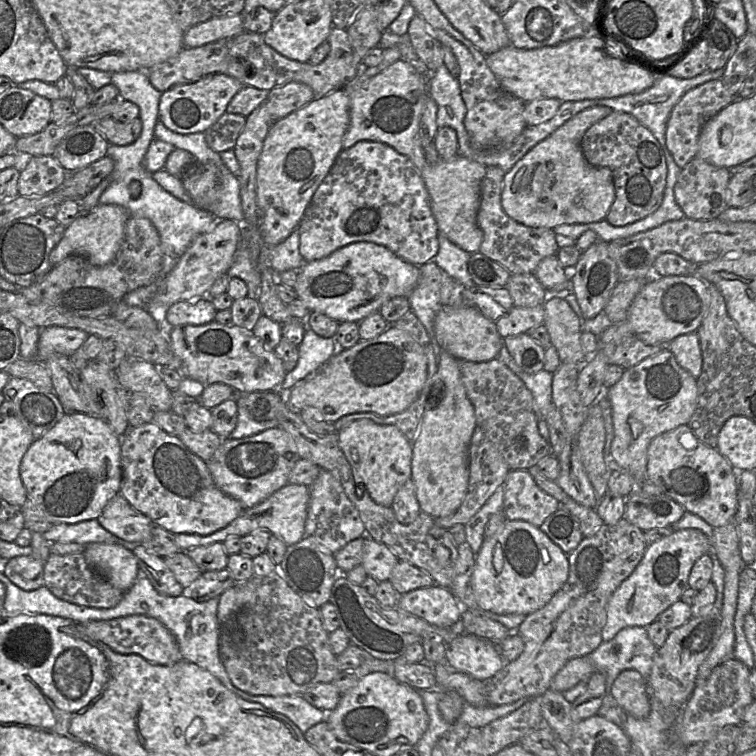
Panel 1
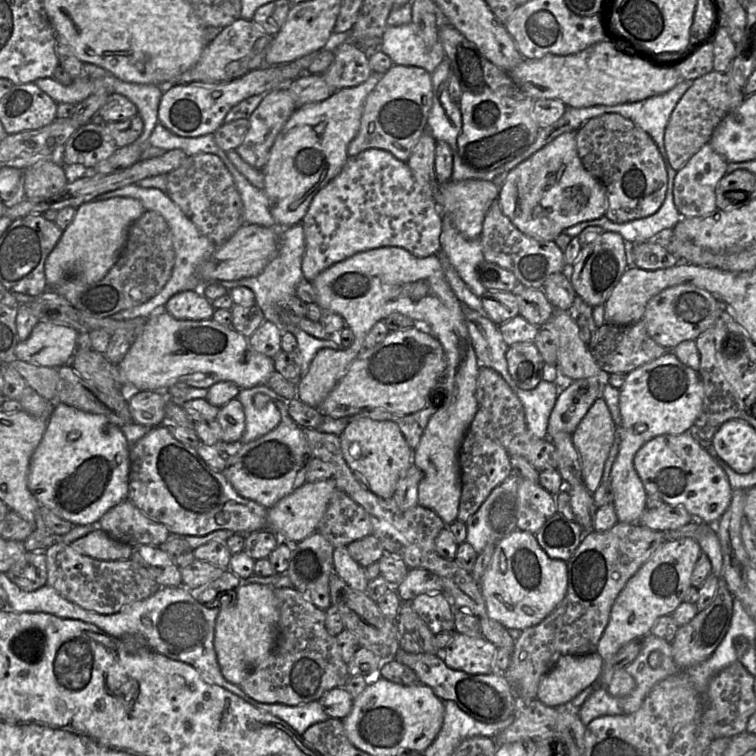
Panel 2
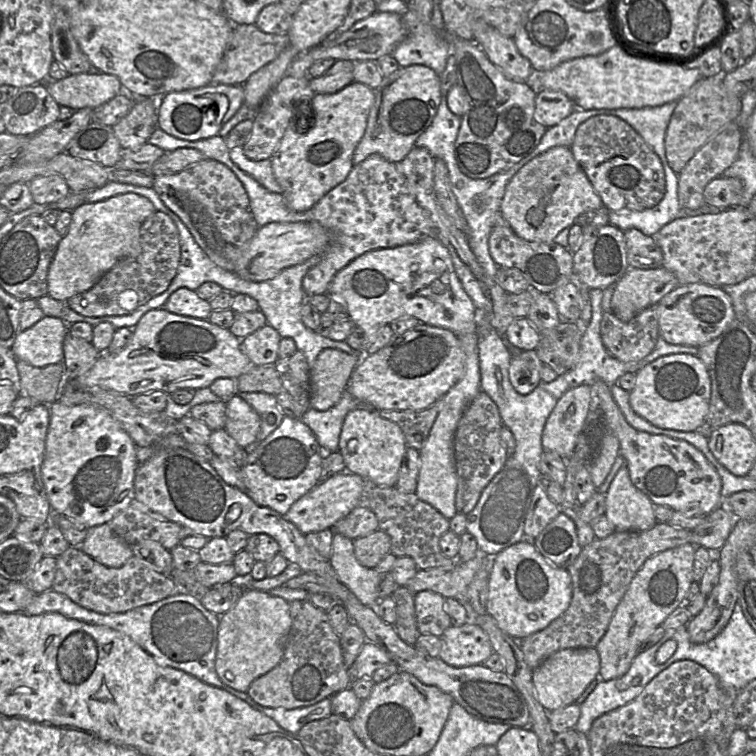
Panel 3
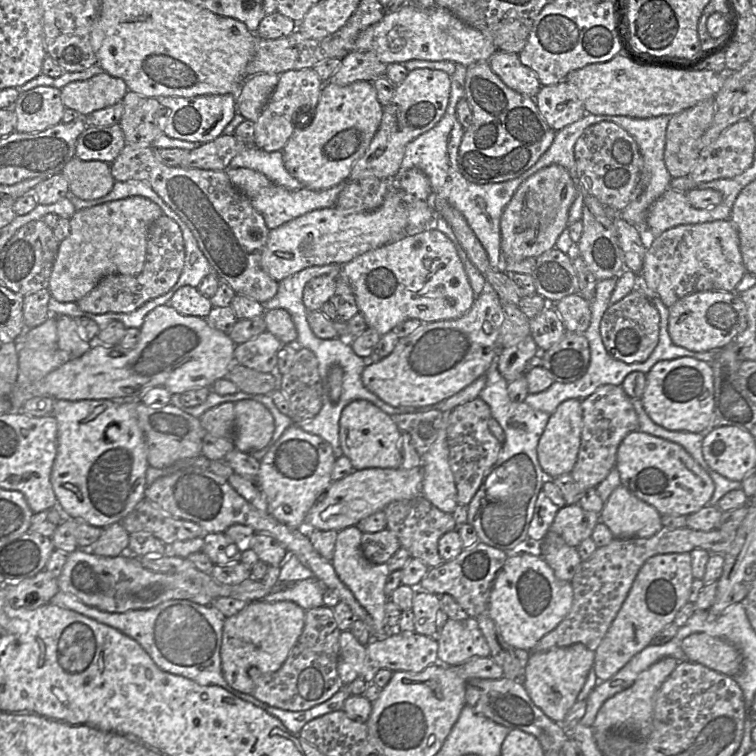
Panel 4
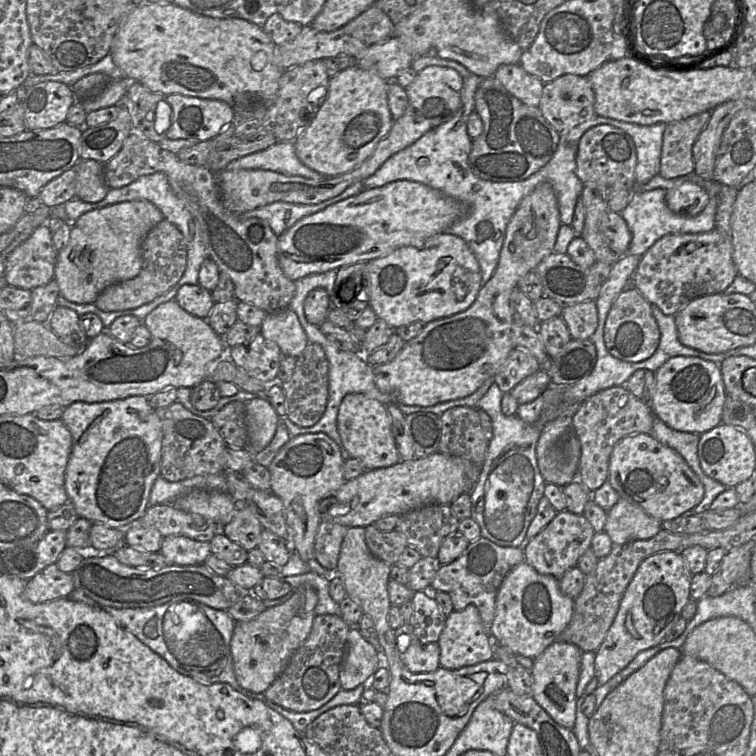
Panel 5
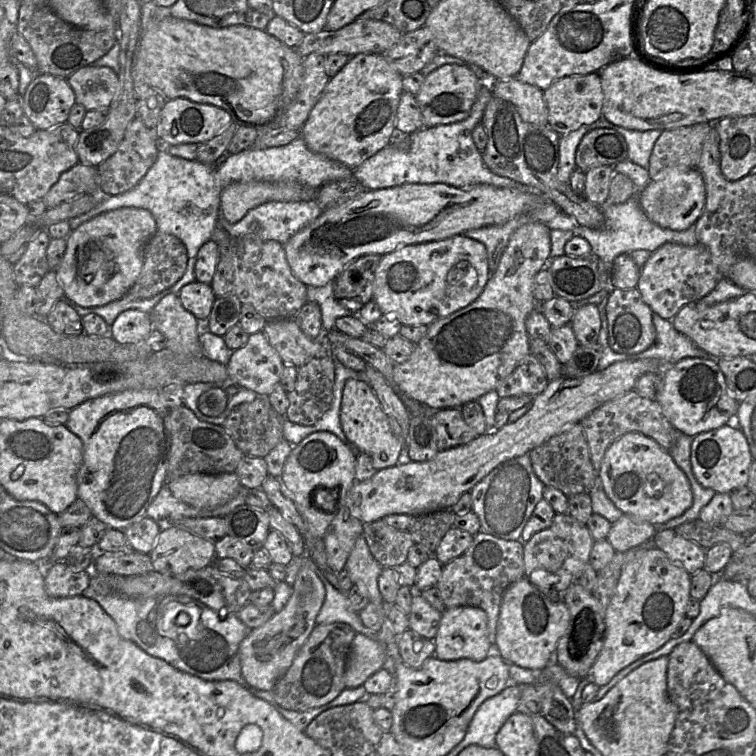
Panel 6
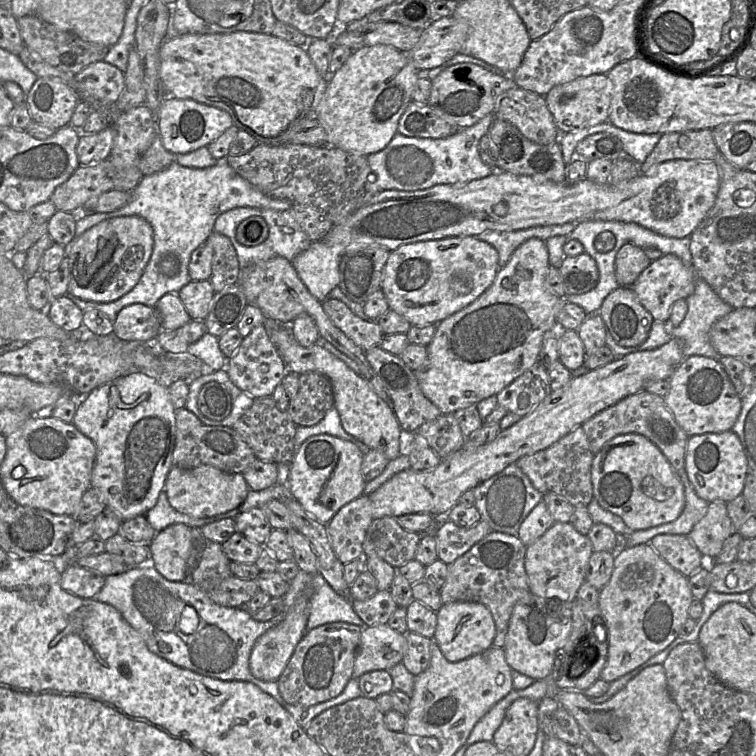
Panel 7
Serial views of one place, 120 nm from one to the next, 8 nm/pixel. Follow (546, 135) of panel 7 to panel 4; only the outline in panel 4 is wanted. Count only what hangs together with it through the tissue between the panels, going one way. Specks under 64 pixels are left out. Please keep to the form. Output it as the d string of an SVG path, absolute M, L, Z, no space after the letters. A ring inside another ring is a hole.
M497 50L488 62L505 85L535 99L542 85L535 71L523 65L518 54Z

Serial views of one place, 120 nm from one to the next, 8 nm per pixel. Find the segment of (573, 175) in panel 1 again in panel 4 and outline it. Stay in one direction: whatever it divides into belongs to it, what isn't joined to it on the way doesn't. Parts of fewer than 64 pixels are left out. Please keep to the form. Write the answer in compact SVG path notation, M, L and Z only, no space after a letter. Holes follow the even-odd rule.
M557 164L542 168L527 178L516 190L501 215L503 261L518 262L554 248L560 234L568 227L569 209L577 193L577 186L568 171Z

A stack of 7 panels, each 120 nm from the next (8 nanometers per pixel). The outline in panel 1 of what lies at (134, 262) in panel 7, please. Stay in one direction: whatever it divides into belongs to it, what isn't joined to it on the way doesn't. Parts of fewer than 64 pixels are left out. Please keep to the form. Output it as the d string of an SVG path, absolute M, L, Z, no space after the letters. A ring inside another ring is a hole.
M98 204L87 212L81 212L78 217L65 228L61 241L51 251L49 261L55 266L69 255L79 255L86 258L94 266L104 266L116 257L125 232L125 225L130 216L119 205Z

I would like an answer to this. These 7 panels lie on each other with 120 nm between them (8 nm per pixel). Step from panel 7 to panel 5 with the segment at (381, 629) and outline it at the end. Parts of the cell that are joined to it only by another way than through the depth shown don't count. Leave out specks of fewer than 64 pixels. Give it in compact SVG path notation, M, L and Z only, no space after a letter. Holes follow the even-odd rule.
M351 627L340 669L341 688L353 690L360 685L368 684L381 664L377 651L363 638L359 628Z

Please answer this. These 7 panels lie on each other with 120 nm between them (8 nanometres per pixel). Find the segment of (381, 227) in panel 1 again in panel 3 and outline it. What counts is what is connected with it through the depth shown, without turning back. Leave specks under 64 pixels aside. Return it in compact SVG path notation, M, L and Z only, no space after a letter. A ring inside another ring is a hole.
M372 154L361 163L355 164L347 178L323 196L312 209L314 220L330 232L331 242L319 262L303 278L306 296L328 293L334 276L367 251L410 244L425 237L437 238L439 230L410 192L406 178L397 169L396 163L387 161L379 154Z

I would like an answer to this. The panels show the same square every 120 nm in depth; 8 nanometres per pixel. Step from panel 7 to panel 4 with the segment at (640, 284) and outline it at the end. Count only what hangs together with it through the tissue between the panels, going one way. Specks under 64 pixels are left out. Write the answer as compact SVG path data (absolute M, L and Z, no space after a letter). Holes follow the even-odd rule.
M730 219L699 224L678 225L650 239L645 253L644 264L638 276L638 284L657 295L666 307L671 307L679 299L703 291L735 291L746 269L740 252L739 236Z

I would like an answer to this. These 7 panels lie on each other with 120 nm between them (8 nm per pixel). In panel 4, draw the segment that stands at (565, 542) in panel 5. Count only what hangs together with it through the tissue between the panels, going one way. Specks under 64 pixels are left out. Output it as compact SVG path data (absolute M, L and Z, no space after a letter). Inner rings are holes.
M565 504L558 512L551 524L549 531L561 536L572 547L588 537L600 521L600 514L583 509L579 504Z

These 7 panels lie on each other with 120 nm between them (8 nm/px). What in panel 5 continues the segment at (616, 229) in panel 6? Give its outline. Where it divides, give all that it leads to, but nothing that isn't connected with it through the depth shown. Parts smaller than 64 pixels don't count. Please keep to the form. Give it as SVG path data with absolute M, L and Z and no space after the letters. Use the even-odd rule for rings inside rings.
M704 181L702 188L708 193L709 202L705 209L694 217L684 217L672 212L666 204L666 189L657 188L648 191L634 189L629 203L620 212L632 236L626 253L641 257L656 241L667 234L698 234L715 229L719 185L723 184L716 181Z

